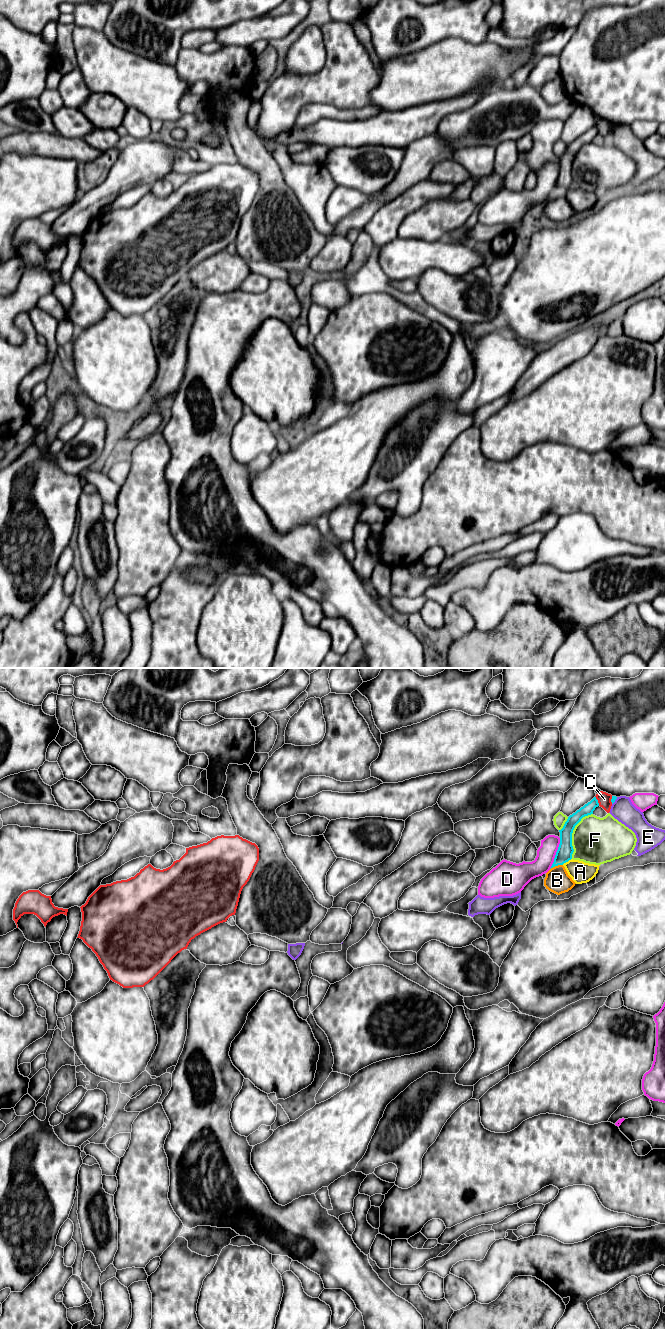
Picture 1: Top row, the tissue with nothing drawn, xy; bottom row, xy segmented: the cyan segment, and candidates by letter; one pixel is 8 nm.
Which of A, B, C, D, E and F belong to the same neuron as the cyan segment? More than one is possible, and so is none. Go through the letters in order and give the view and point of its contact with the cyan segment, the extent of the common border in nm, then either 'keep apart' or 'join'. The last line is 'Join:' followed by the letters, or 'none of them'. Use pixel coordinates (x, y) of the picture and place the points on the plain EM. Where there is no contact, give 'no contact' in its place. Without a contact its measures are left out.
A: xy (566, 189) | 90 nm | keep apart
B: xy (556, 193) | 110 nm | keep apart
C: xy (597, 129) | 90 nm | keep apart
D: xy (556, 181) | 260 nm | keep apart
E: xy (614, 129) | 80 nm | keep apart
F: xy (572, 160) | 400 nm | keep apart
Join: none of them

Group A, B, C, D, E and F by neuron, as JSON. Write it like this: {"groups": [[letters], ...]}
{"groups": [["A"], ["B"], ["C"], ["D"], ["E"], ["F"]]}

